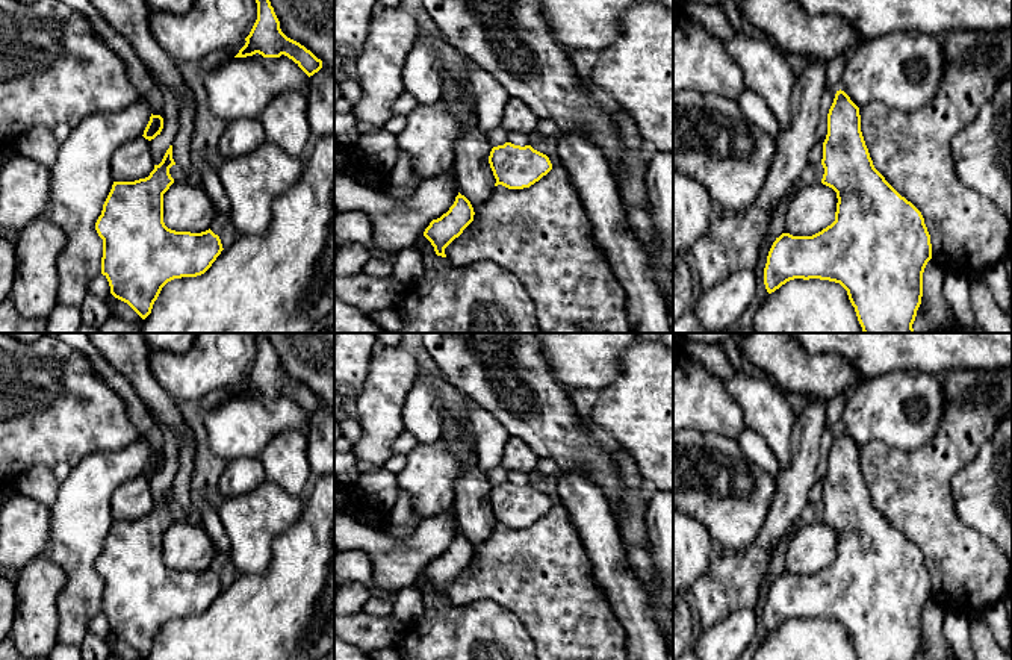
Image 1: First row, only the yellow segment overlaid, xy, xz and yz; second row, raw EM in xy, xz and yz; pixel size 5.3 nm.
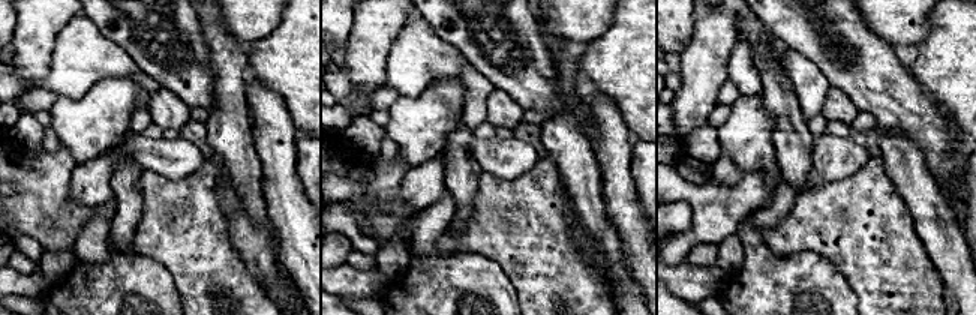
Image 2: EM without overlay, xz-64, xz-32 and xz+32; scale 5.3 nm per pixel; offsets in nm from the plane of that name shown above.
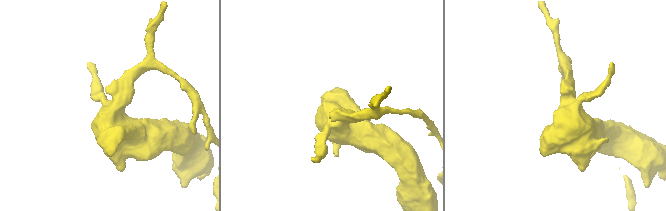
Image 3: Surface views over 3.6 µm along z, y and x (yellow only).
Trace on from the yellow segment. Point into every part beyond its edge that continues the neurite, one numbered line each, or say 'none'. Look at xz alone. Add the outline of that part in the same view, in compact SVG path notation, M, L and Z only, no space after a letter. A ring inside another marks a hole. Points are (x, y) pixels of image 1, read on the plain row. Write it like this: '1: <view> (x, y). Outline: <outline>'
1: xz (397, 563). Outline: M454 510L419 519L405 540L363 525L346 513L334 515L334 553L365 551L371 557L374 587L392 595L416 584L430 562L446 553L457 534Z

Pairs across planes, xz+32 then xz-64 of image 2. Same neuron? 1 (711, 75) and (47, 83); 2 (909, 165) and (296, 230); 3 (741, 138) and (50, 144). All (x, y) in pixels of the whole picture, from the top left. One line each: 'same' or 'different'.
1: different
2: different
3: different

